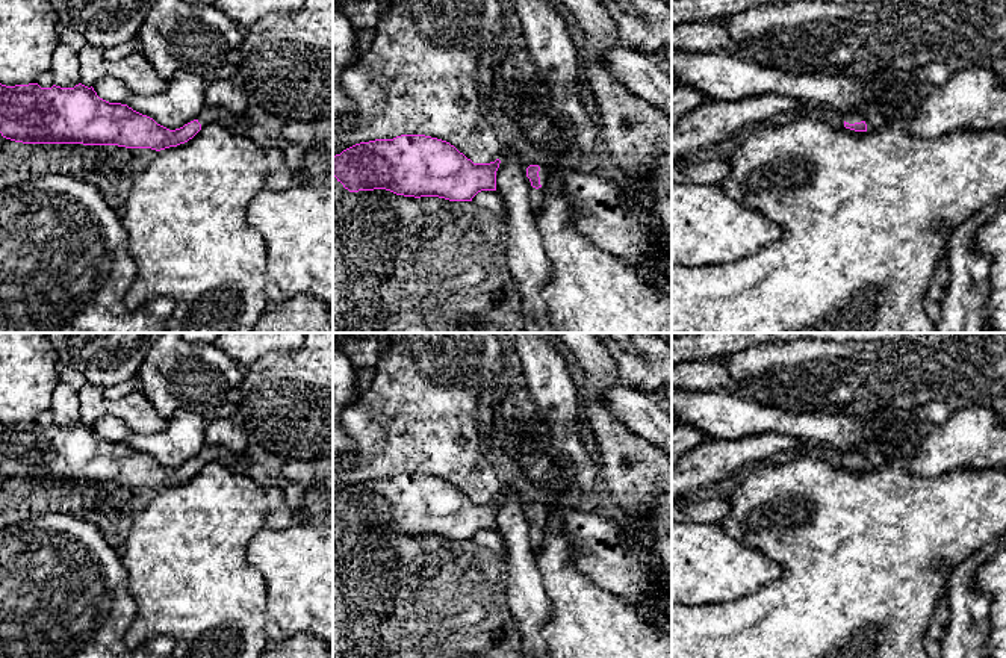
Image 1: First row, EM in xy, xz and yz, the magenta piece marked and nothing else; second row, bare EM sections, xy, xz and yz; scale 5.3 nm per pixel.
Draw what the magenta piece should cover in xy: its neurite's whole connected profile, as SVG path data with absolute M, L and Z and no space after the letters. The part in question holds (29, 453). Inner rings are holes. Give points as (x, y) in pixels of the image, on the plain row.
M0 422L0 472L23 483L118 484L160 490L188 481L210 461L239 470L245 454L204 446L197 458L169 469L127 443L100 437L92 425L82 422L74 427Z

